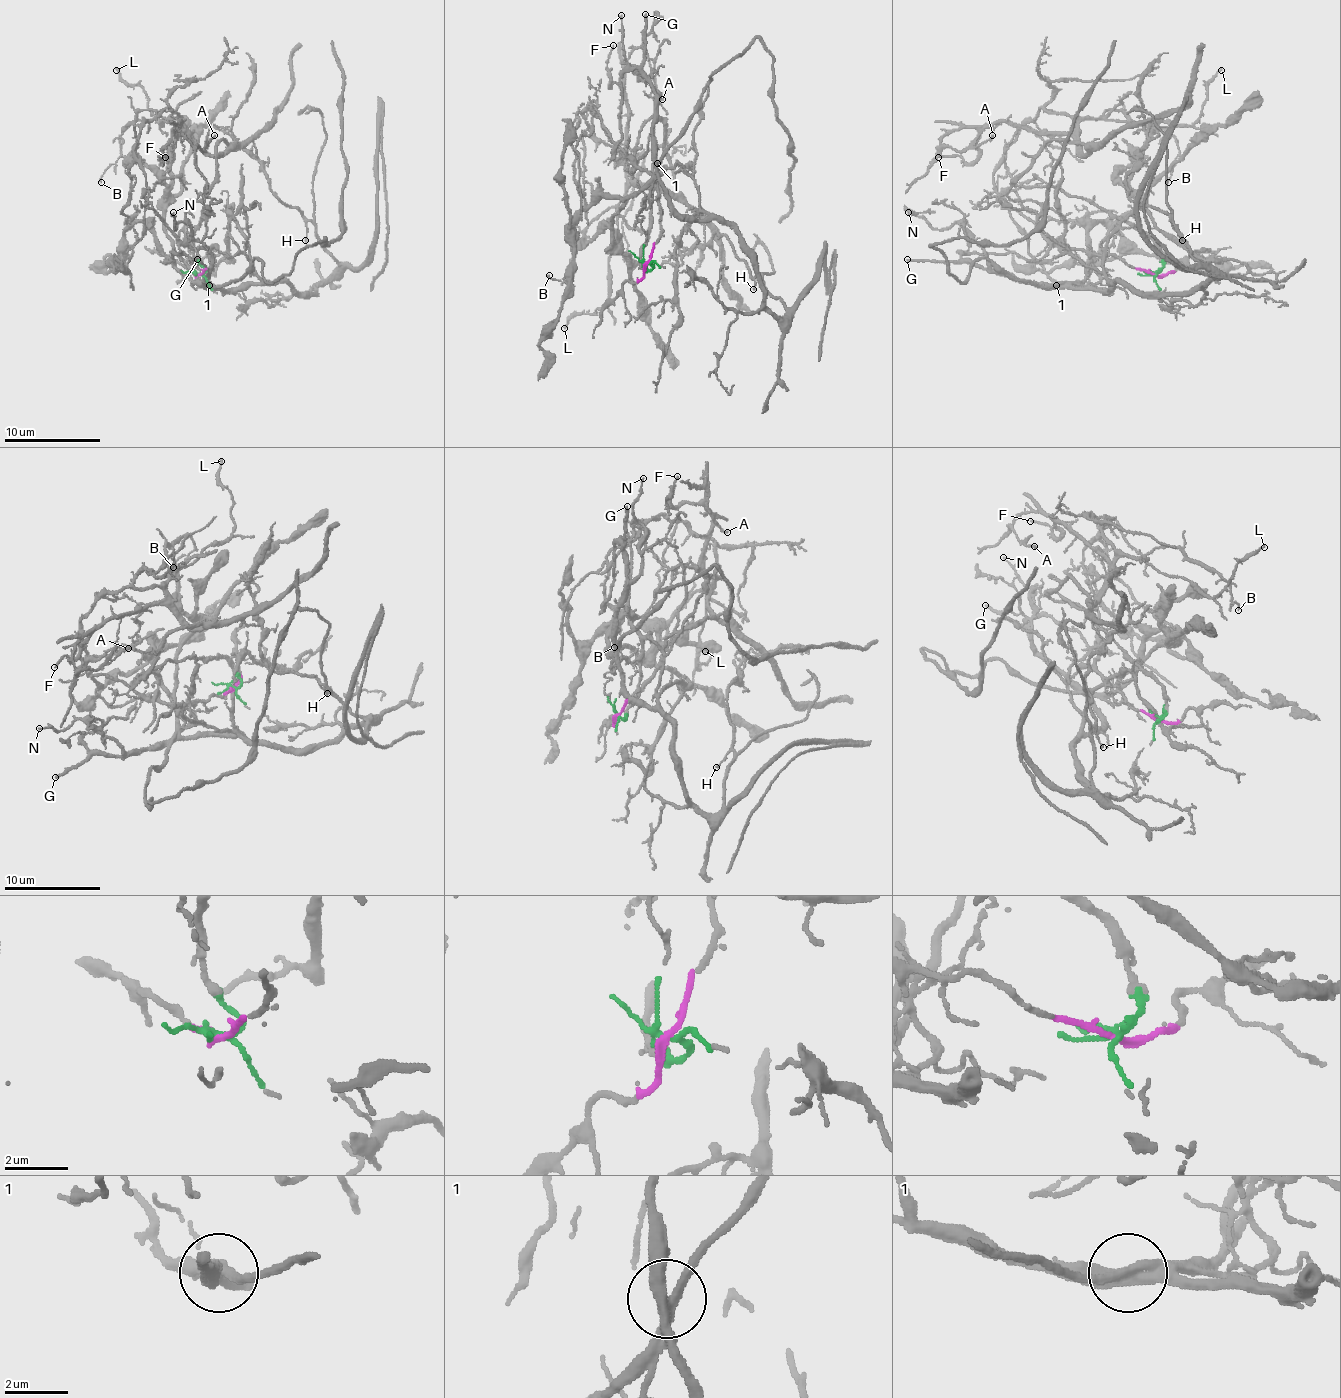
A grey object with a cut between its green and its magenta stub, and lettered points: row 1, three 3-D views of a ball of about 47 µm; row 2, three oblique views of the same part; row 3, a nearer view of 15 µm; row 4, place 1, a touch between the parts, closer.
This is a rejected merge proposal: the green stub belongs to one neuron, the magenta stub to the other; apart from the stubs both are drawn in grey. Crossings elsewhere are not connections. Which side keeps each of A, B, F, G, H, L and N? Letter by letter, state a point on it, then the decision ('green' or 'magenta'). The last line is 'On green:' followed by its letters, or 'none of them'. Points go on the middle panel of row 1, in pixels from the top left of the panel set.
A: (662, 99) | green
B: (549, 275) | green
F: (613, 45) | green
G: (645, 14) | magenta
H: (753, 289) | magenta
L: (564, 328) | green
N: (621, 15) | magenta
On green: A, B, F, L

